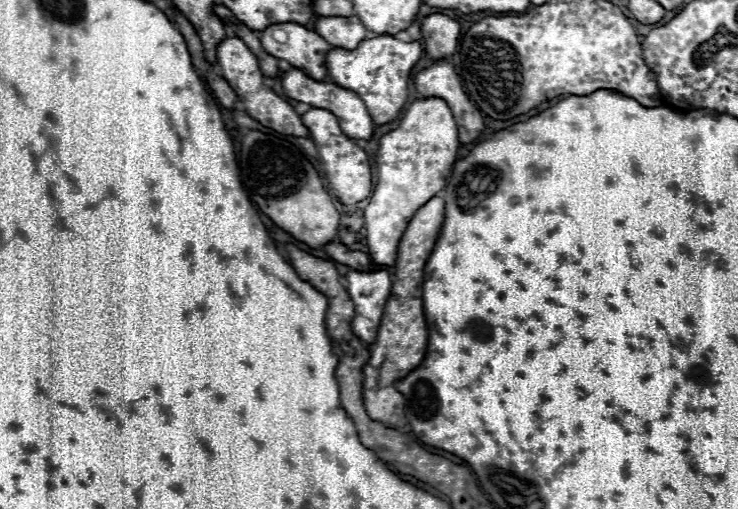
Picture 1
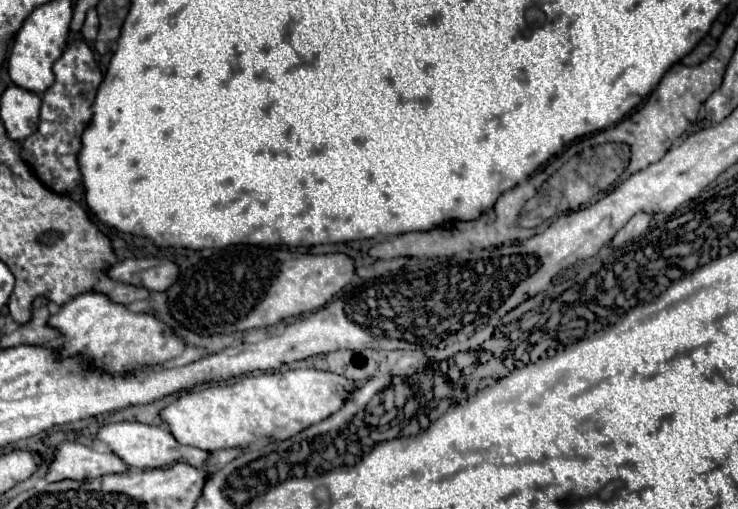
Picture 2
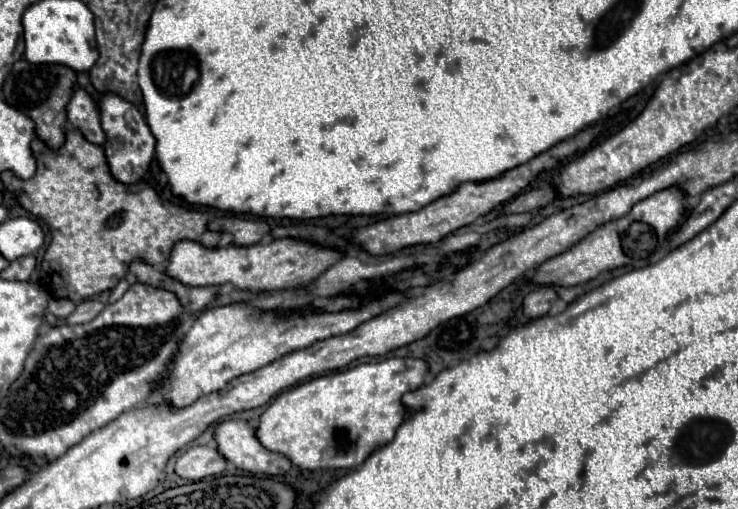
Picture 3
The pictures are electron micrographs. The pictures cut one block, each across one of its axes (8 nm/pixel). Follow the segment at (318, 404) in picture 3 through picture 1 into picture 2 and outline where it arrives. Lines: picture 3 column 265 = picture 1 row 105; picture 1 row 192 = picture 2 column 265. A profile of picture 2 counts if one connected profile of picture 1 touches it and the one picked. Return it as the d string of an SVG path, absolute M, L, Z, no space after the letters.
M284 370L244 376L234 384L186 392L162 408L160 418L180 444L206 452L220 448L250 448L260 438L290 438L304 428L332 416L346 402L354 386L338 374L322 370Z

